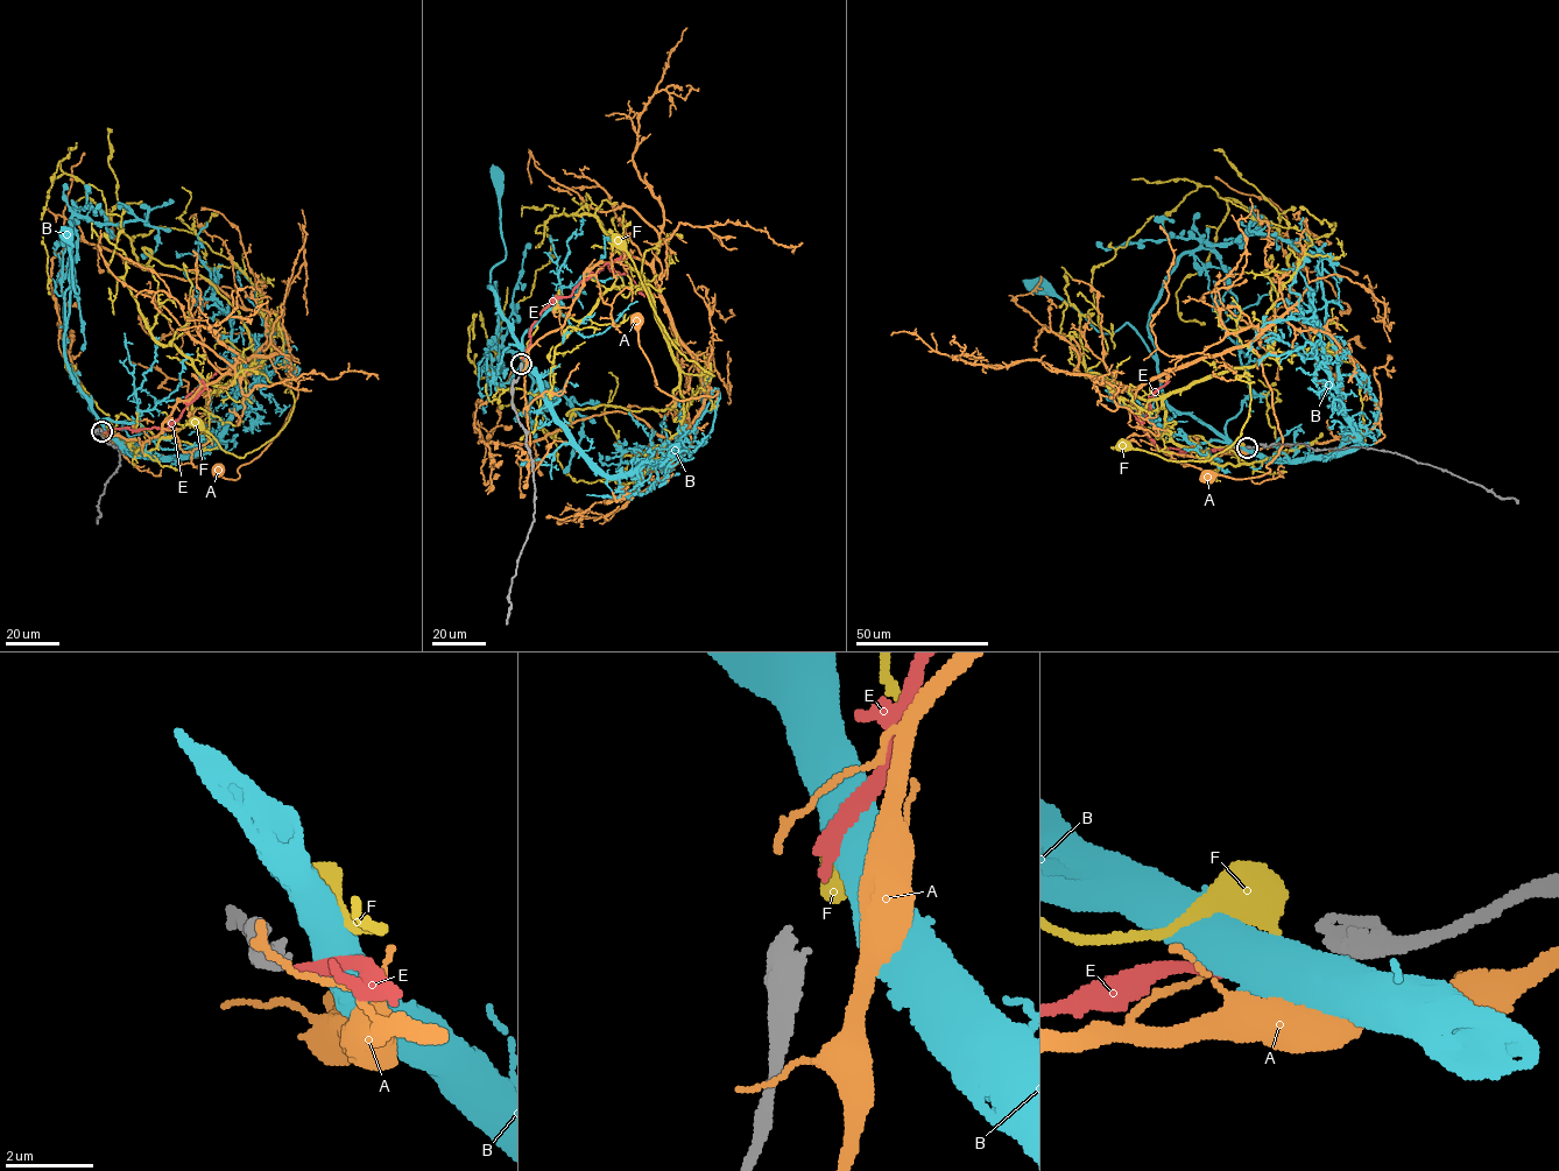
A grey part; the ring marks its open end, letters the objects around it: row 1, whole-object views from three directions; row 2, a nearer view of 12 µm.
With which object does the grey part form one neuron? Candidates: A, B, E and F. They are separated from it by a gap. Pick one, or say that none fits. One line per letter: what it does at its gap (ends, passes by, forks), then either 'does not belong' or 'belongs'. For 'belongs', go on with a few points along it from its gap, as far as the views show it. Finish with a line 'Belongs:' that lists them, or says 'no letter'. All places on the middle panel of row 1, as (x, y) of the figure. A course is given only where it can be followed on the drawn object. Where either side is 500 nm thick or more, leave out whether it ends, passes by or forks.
A: it ends | does not belong
B: does not belong
E: it ends | belongs | via (523, 360), (530, 326), (540, 312), (552, 300), (569, 297), (607, 262), (611, 270), (627, 275), (644, 296)
F: does not belong
Belongs: E

